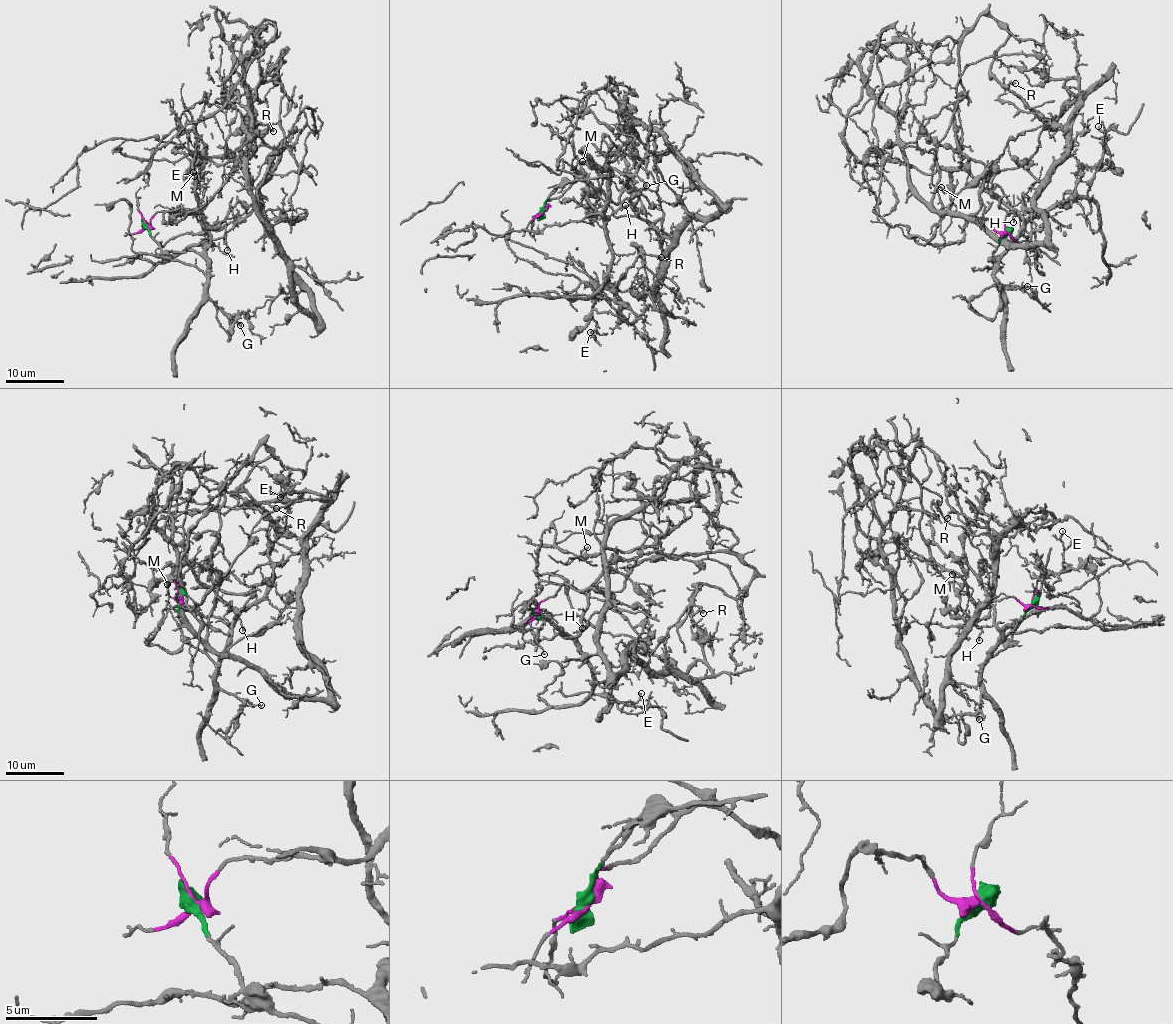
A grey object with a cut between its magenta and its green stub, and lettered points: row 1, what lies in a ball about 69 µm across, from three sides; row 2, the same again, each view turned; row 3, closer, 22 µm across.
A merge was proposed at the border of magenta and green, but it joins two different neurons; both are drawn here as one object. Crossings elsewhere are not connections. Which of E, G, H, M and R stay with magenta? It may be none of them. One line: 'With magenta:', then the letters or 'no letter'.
With magenta: R

